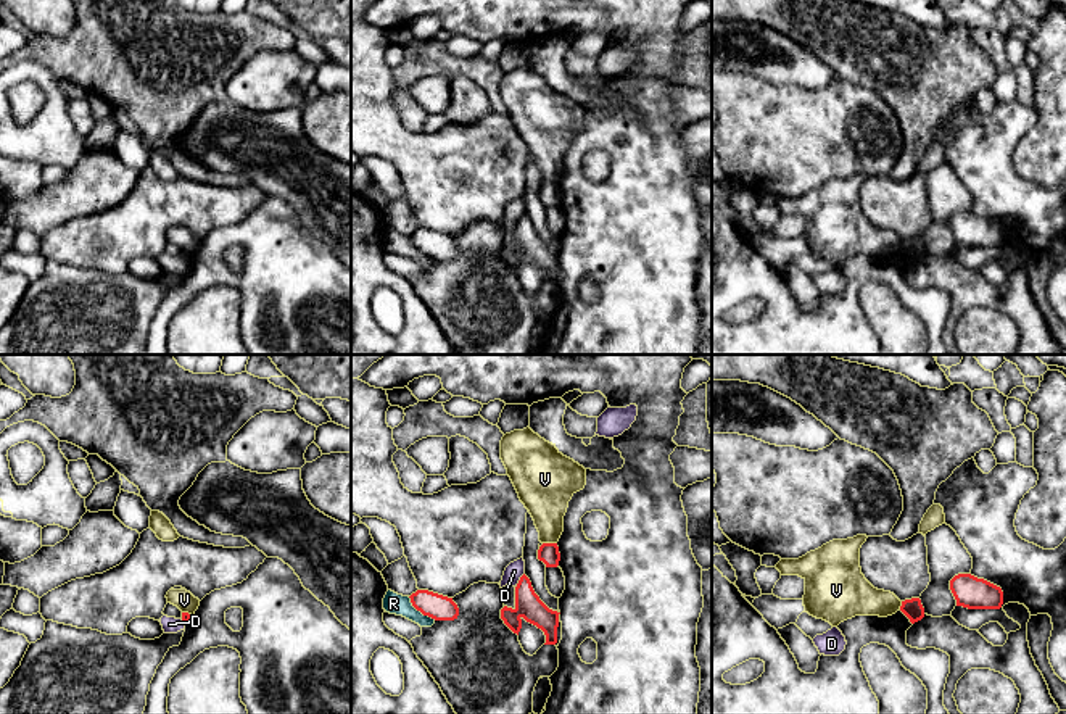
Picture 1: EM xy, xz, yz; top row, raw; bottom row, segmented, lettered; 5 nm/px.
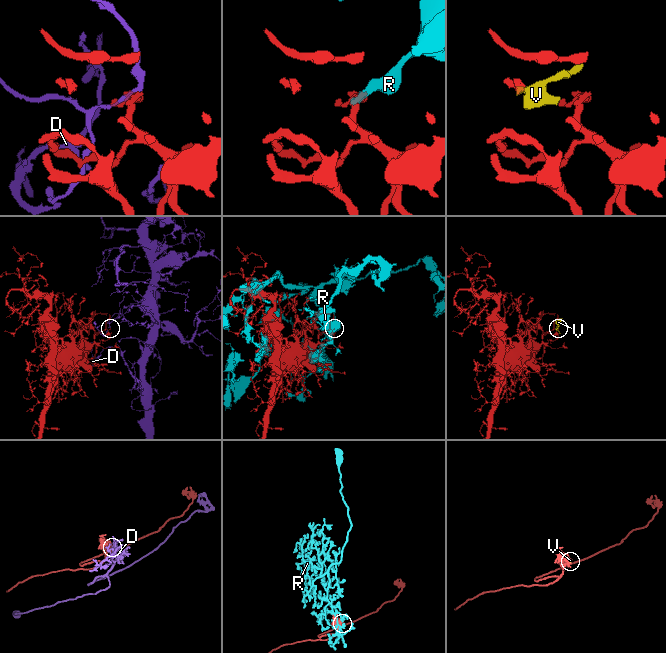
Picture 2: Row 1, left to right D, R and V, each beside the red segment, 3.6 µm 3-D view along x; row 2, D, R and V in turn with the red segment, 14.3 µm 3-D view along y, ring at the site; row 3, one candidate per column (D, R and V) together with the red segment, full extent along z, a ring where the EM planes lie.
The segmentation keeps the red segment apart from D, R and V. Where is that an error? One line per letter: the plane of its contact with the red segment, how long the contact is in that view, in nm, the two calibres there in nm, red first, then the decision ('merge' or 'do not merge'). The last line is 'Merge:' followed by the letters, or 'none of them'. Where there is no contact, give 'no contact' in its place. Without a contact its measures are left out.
D: xz | 90 nm | 130/90 nm | do not merge
R: xz | 180 nm | 130/110 nm | do not merge
V: xz | 70 nm | 100/240 nm | do not merge
Merge: none of them

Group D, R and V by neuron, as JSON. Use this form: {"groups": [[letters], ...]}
{"groups": [["D"], ["R"], ["V"]]}

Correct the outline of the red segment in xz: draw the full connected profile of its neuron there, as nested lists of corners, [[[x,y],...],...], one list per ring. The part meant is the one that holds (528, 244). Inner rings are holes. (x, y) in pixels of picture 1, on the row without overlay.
[[[525,213],[520,216],[515,226],[515,247],[512,248],[504,245],[501,248],[501,258],[514,272],[519,274],[522,259],[525,258],[544,271],[544,284],[557,282],[559,253],[560,251],[549,248],[539,239]]]

